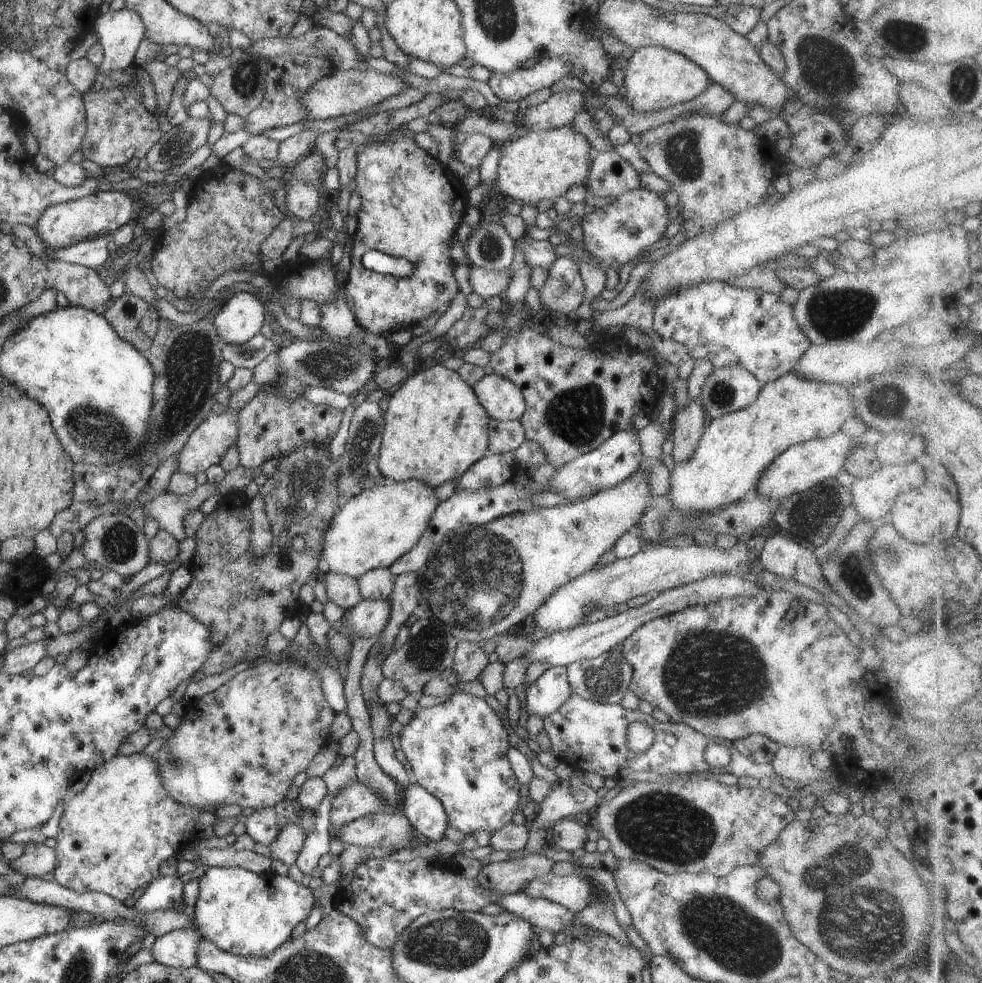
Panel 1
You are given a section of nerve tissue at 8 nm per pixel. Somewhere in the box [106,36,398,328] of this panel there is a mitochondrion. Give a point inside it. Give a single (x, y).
(247, 79)

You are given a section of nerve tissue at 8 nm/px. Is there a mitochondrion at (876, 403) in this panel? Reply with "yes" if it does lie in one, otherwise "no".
yes

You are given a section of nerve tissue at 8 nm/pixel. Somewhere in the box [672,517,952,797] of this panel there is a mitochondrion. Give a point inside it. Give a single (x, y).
(851, 569)

